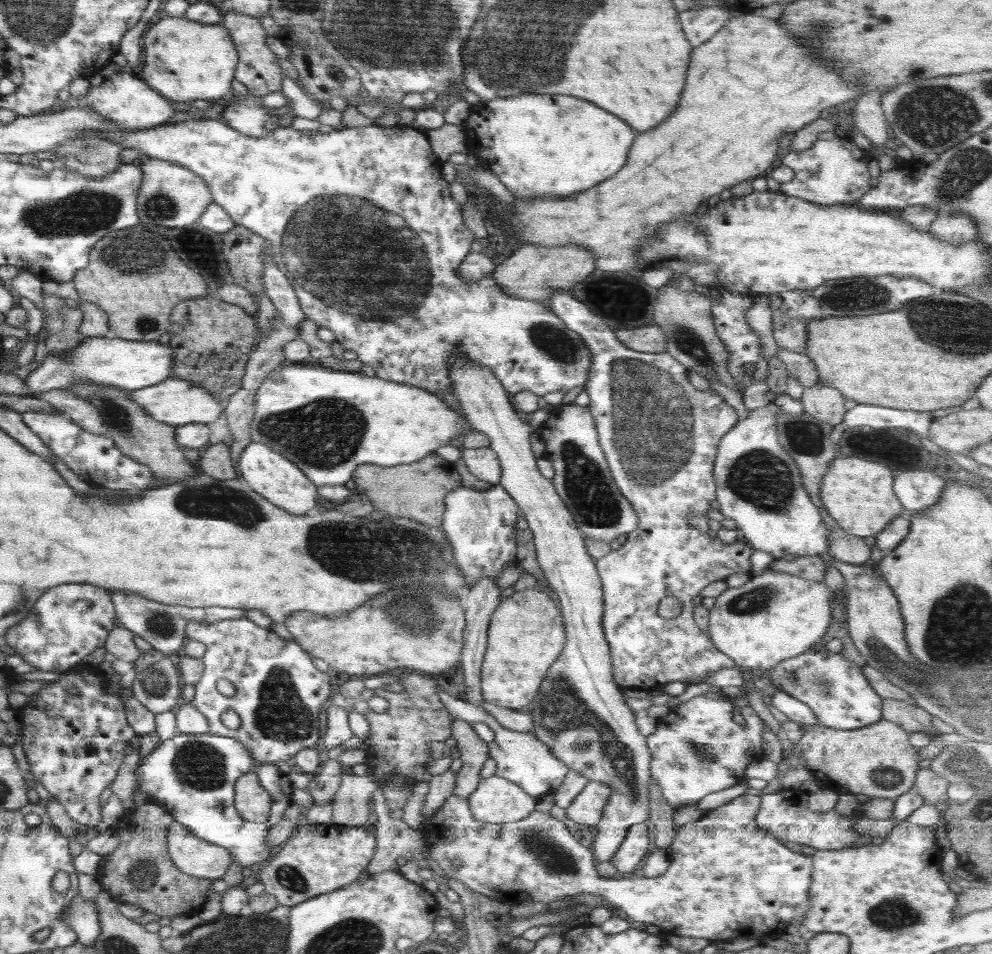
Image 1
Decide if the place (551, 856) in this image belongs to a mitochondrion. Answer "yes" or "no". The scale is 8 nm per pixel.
yes

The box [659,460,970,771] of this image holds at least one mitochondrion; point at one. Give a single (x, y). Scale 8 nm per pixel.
(760, 600)

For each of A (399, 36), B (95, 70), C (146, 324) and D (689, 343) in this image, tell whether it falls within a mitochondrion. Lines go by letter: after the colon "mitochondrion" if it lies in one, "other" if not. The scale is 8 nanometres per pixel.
A: mitochondrion
B: other
C: mitochondrion
D: mitochondrion

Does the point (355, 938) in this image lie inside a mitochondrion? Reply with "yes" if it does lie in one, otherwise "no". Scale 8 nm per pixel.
yes

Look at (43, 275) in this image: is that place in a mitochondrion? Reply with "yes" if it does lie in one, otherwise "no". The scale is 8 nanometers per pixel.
no

